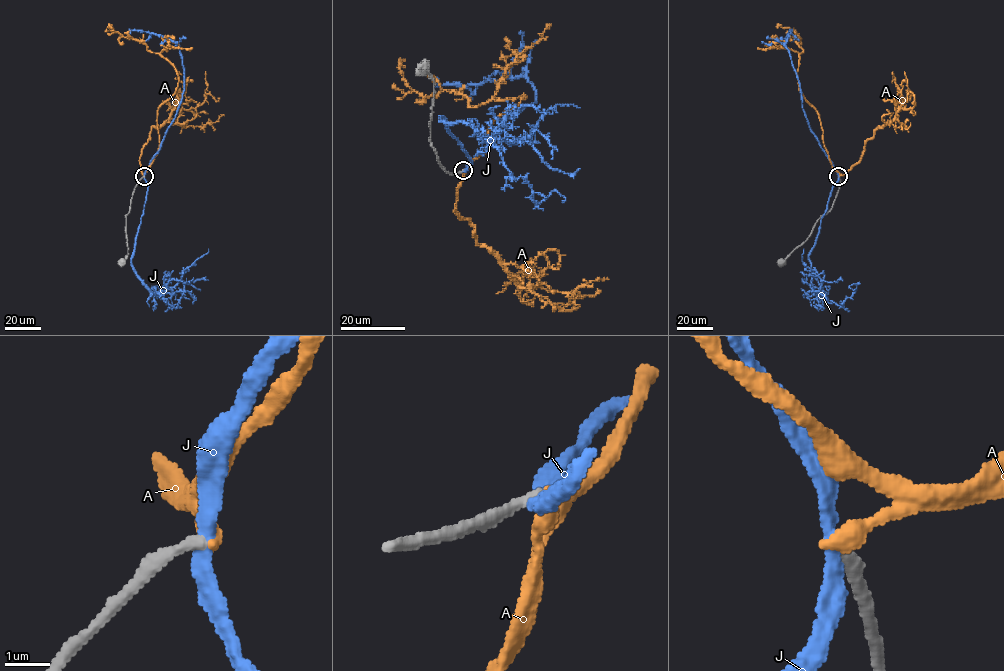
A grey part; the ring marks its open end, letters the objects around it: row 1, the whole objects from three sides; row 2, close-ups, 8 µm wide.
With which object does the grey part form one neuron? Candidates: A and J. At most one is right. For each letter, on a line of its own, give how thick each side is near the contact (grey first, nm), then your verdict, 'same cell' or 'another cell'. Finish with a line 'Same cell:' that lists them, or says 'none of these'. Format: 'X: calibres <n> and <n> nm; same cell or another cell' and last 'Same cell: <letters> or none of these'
A: calibres 240 and 400 nm; same cell
J: calibres 280 and 300 nm; another cell
Same cell: A

